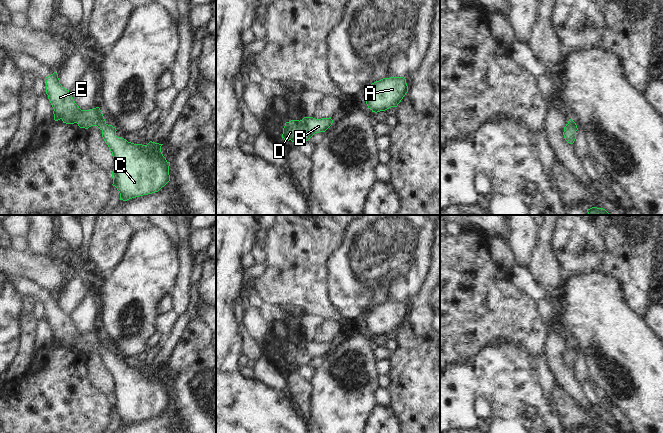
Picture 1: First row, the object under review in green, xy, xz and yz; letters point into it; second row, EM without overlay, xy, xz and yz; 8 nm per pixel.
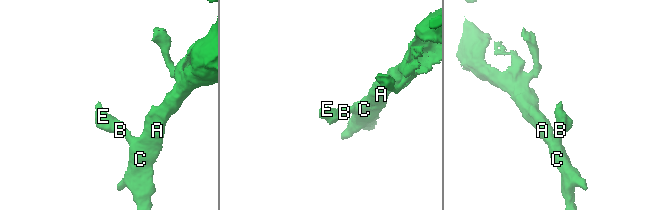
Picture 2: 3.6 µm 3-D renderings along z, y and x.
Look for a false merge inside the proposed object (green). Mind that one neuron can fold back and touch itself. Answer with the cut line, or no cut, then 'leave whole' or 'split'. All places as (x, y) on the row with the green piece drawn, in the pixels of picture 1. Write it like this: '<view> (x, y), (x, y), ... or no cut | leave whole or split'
no cut | leave whole

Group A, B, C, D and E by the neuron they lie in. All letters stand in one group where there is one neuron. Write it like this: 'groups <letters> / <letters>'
groups A B C D E

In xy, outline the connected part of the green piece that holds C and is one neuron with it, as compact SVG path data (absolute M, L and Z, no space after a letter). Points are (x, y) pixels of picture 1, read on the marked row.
M58 74L47 76L46 94L54 109L54 120L62 120L66 124L77 123L80 128L88 129L91 126L97 126L102 131L102 137L108 145L114 158L114 169L112 171L113 186L120 193L120 200L127 201L129 199L152 194L158 192L170 181L169 166L170 162L166 160L161 152L163 144L150 141L147 145L134 144L128 142L122 137L116 136L116 128L108 125L104 119L102 111L99 107L81 110L75 103L69 90L65 89L58 78Z

